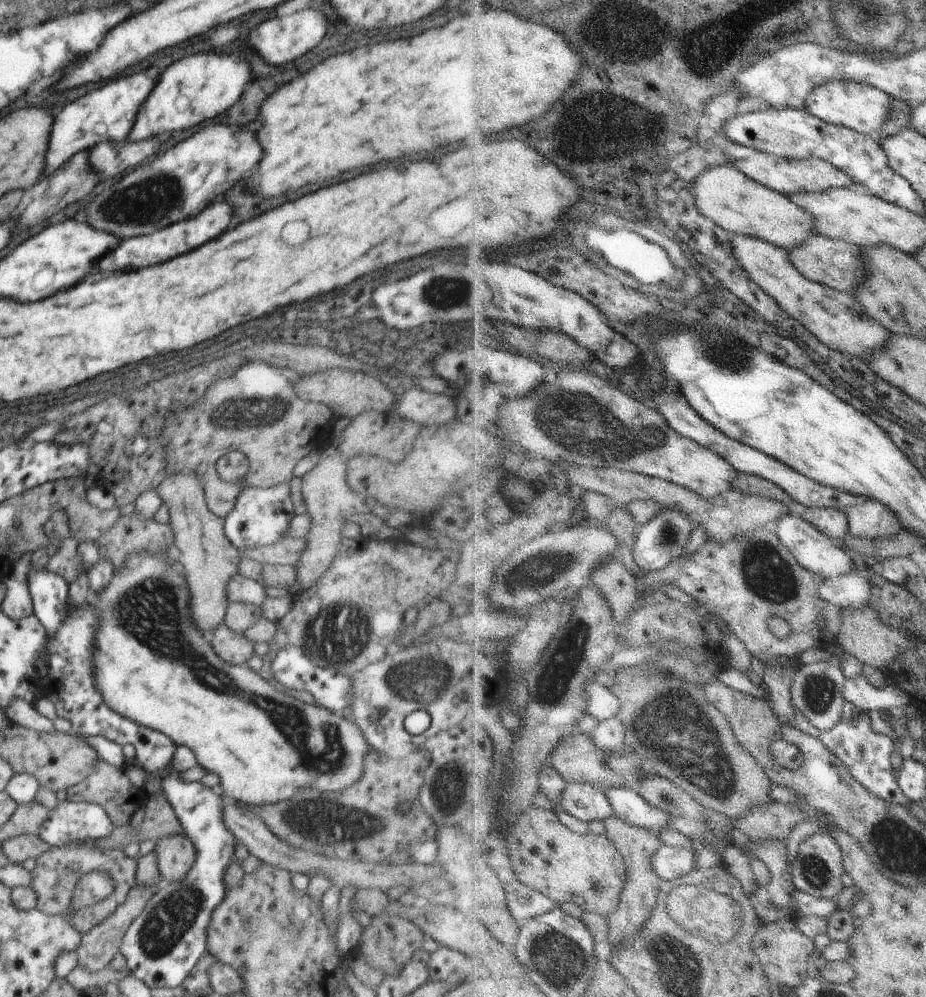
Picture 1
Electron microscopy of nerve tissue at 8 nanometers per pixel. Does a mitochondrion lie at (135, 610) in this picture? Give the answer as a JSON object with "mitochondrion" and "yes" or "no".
{"mitochondrion":"yes"}

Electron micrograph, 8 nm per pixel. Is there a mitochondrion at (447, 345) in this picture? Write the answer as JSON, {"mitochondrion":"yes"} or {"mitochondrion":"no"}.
{"mitochondrion":"no"}

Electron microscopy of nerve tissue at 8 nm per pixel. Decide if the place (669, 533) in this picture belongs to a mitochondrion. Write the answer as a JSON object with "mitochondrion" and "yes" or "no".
{"mitochondrion":"yes"}

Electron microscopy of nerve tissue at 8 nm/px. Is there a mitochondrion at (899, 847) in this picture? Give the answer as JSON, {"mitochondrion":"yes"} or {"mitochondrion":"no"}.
{"mitochondrion":"yes"}

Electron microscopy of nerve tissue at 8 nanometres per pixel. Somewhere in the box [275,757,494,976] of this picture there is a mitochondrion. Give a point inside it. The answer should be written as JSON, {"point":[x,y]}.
{"point":[300,931]}

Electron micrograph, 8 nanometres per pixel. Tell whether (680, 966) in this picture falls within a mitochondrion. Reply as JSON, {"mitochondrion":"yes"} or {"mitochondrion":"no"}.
{"mitochondrion":"yes"}

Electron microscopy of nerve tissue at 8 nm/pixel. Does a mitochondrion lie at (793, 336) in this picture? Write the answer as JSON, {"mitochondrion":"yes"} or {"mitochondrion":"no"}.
{"mitochondrion":"no"}

